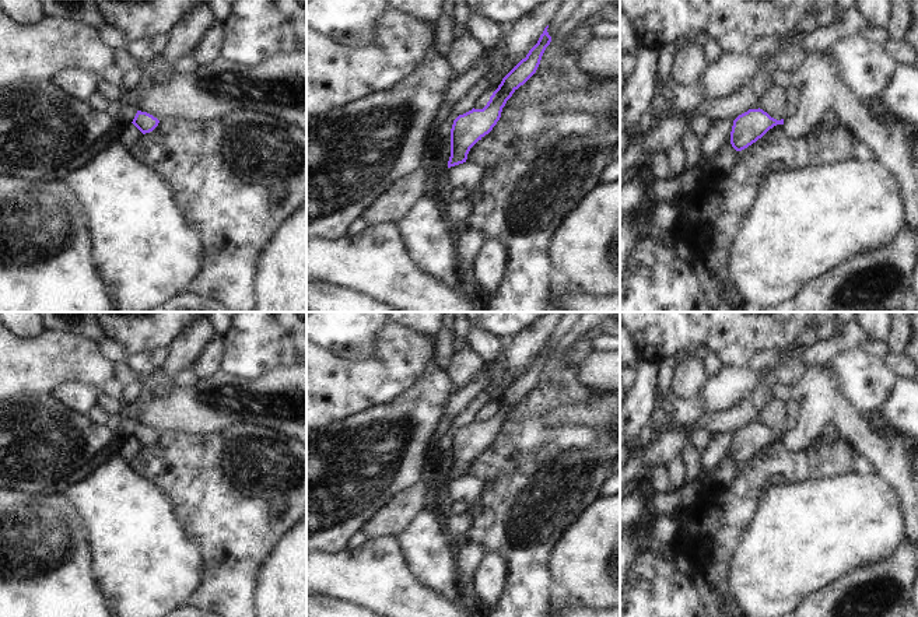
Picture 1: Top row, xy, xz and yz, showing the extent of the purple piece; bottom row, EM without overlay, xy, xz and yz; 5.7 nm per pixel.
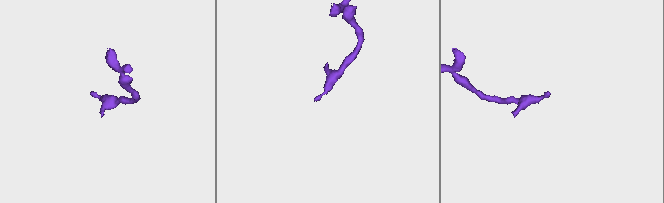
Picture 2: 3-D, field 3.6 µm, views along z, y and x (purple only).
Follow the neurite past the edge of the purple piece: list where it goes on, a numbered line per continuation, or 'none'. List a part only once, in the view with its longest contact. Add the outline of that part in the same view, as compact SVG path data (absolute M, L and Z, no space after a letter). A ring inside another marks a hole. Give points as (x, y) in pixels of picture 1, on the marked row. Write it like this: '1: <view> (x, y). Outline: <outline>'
none.

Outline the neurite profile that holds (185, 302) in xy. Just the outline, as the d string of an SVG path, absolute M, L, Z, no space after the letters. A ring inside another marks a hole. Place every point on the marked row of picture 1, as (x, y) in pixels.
M181 294L167 302L160 304L151 312L228 312L218 302L200 299L193 294Z

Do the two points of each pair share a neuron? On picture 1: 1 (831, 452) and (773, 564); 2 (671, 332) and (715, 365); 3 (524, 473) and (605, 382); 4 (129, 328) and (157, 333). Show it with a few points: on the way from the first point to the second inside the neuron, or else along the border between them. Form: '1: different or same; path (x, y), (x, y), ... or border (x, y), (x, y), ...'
1: different; border (850, 472), (841, 476), (789, 481), (785, 484)
2: different; border (710, 351), (719, 358), (722, 365)
3: different; border (582, 361), (577, 377), (601, 393)
4: same; path (136, 328), (150, 328)

